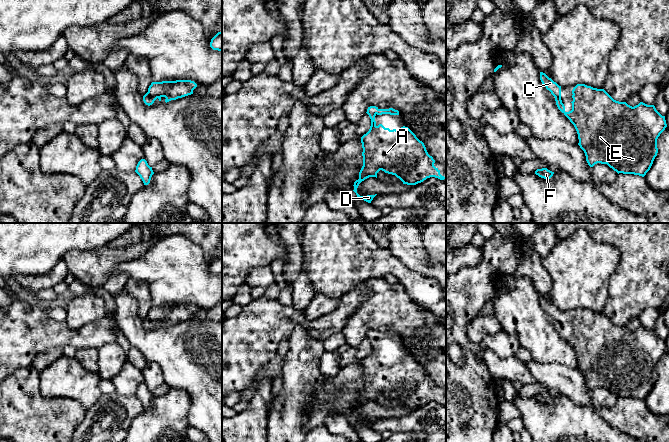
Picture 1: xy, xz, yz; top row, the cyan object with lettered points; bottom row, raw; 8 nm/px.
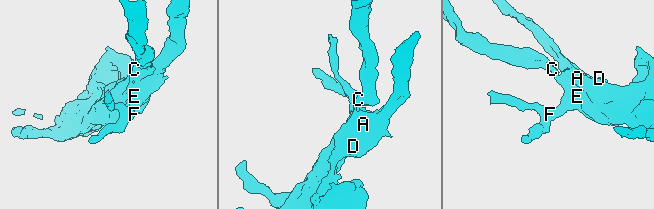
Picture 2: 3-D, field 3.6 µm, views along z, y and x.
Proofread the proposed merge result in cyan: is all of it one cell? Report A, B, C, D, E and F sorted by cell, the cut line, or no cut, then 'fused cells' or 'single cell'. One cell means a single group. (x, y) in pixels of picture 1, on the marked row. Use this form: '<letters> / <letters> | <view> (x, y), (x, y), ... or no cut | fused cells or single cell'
A B C D E F | no cut | single cell

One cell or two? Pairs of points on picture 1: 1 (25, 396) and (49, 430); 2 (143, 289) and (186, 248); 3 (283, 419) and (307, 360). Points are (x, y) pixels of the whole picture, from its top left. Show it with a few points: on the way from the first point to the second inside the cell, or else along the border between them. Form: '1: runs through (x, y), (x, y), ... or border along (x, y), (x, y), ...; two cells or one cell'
1: runs through (25, 404), (41, 422); one cell
2: border along (128, 276), (147, 285), (152, 305); two cells
3: runs through (290, 404), (298, 388), (301, 375); one cell

